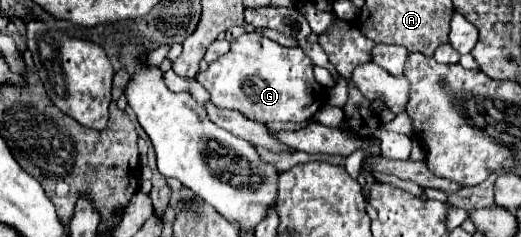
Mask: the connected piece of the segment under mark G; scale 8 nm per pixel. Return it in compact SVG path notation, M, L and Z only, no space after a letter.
M254 31L234 39L226 55L198 73L198 81L210 93L210 101L216 107L236 109L252 121L306 121L312 119L328 99L326 89L314 79L312 67L312 59L304 55L300 47L282 47L260 31Z

